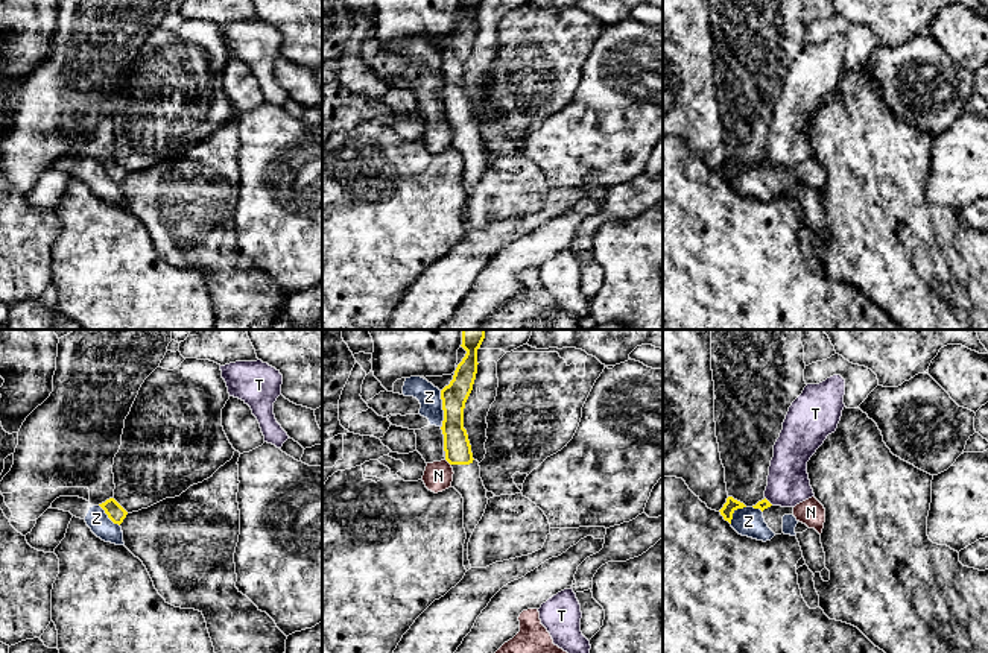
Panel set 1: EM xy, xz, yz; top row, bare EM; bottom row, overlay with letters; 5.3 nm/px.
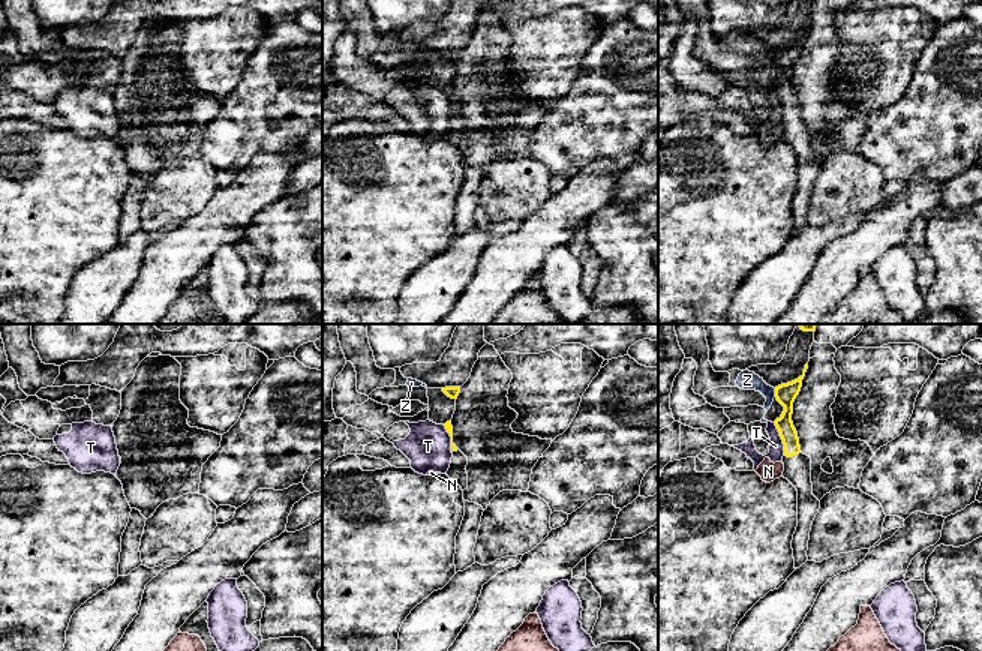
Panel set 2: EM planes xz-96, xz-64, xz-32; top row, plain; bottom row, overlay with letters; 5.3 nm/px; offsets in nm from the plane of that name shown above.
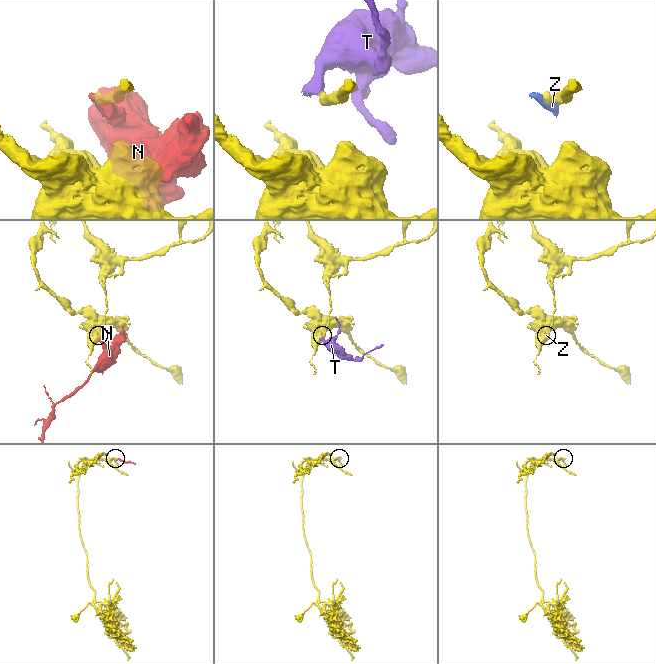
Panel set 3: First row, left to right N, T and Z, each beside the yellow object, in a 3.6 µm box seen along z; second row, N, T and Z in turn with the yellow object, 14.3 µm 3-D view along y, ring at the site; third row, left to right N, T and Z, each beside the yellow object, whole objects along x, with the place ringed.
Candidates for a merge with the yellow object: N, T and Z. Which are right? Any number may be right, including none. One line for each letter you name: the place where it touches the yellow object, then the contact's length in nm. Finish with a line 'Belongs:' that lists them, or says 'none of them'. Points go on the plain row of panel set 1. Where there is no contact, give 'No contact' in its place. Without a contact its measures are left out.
Belongs: none of them

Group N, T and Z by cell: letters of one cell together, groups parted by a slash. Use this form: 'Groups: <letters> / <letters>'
Groups: N Z / T

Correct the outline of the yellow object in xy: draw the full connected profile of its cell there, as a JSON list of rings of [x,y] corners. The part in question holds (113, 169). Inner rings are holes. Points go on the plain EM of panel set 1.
[[[109,158],[105,162],[99,164],[105,173],[108,175],[108,178],[114,182],[114,184],[122,184],[123,179],[126,178],[128,172],[114,159]]]

